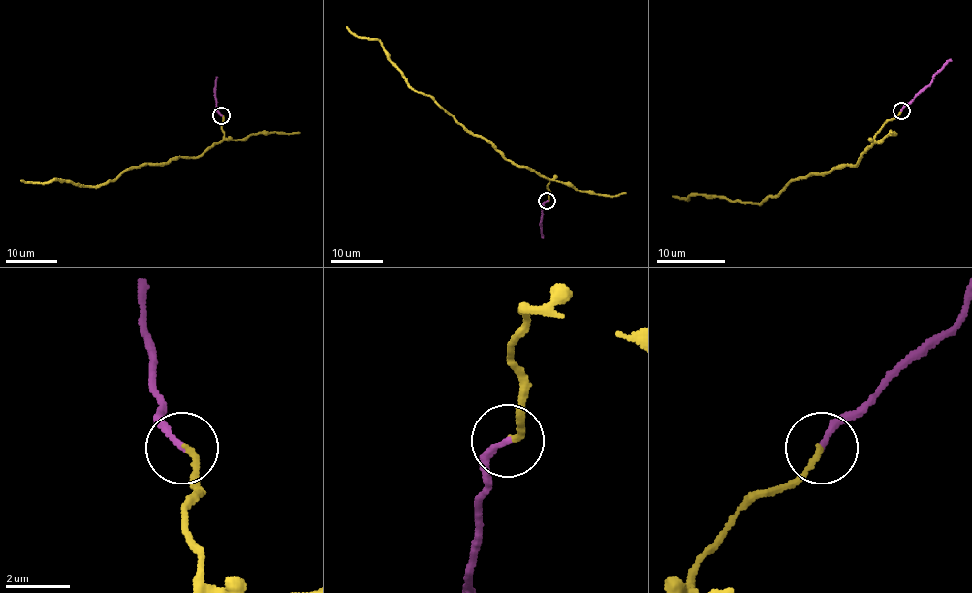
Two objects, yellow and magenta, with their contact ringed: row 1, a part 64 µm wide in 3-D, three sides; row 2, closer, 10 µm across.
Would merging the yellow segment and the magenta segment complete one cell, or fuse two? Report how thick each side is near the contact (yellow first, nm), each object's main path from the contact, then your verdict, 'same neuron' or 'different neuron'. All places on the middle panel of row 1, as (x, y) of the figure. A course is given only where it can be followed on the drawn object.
180/180 nm | yellow via (548, 201), (548, 180), (470, 134), (429, 96), (414, 91), (378, 39), (359, 38), (347, 26) | magenta via (547, 201), (541, 219), (543, 238) | same neuron

